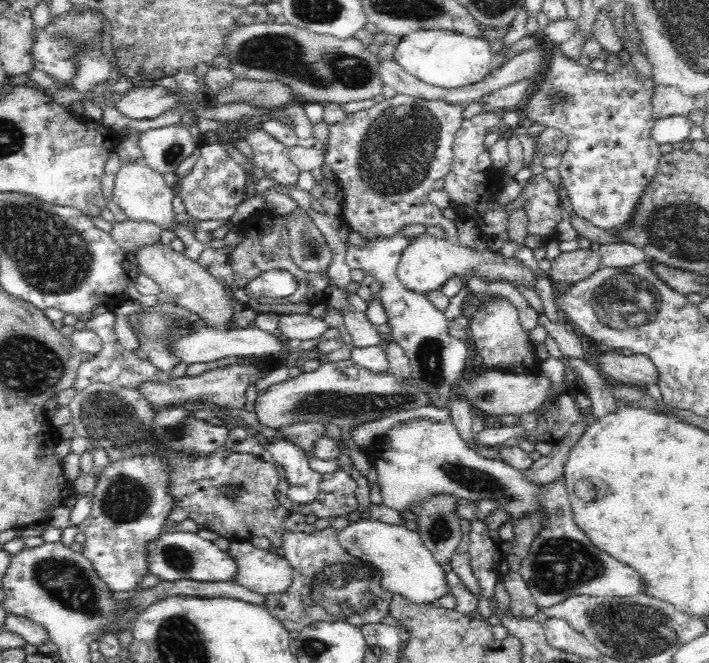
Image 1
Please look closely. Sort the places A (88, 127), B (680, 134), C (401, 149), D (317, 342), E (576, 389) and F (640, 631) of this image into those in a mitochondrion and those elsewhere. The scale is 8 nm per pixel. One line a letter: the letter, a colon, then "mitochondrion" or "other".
A: other
B: other
C: mitochondrion
D: other
E: other
F: mitochondrion

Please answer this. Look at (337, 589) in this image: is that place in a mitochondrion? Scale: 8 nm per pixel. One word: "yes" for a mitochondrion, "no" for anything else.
yes

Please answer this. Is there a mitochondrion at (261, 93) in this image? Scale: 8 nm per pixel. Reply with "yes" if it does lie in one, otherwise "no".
yes

